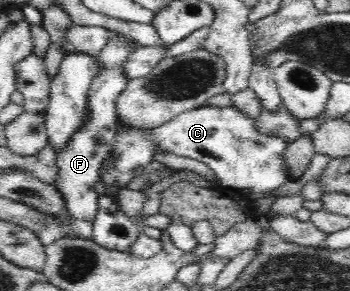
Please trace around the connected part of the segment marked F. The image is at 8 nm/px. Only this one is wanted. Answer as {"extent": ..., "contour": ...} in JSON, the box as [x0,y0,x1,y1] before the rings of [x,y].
{"extent":[53,34,138,223],"contour":[[[114,34],[106,42],[104,49],[96,56],[100,70],[92,80],[89,94],[87,94],[89,118],[85,120],[85,126],[79,128],[71,136],[71,143],[61,153],[56,154],[59,178],[53,182],[53,187],[57,187],[57,191],[61,191],[68,214],[77,220],[88,220],[92,223],[95,220],[98,192],[94,189],[94,184],[99,181],[101,164],[112,150],[115,134],[119,131],[115,108],[117,96],[130,81],[129,77],[125,75],[123,62],[131,56],[131,52],[138,45],[131,37],[121,34]]]}

